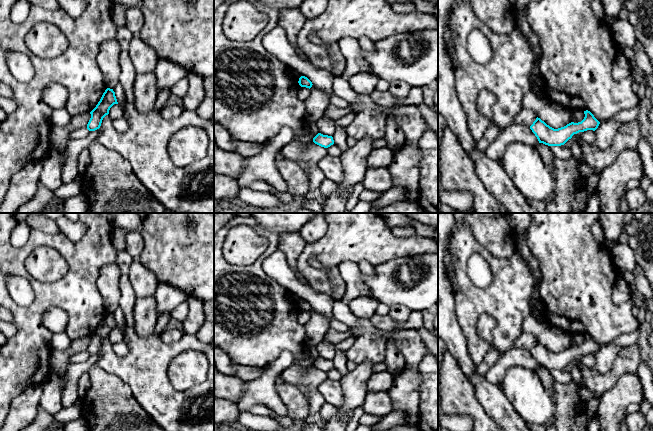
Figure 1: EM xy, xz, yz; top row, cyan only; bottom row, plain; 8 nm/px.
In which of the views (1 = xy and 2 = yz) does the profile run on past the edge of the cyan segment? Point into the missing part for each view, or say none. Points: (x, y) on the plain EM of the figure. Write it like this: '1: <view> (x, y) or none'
1: none
2: none

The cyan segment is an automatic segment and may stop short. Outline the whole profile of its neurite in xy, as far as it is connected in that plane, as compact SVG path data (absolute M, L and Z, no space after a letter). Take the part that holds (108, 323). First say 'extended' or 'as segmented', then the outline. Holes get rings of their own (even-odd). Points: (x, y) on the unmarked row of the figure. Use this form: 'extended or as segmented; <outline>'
as segmented; M107 312L96 331L90 336L91 342L87 348L87 353L89 355L99 353L103 342L109 338L109 334L114 328L118 328L115 316L113 313Z

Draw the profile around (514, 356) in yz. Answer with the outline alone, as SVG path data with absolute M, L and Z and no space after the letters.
M512 347L503 352L496 364L486 374L486 380L498 385L501 383L506 371L513 366L522 366L529 370L536 371L539 365L529 350Z

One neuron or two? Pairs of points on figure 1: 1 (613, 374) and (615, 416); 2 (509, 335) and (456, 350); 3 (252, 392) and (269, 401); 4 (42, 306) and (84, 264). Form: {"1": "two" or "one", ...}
{"1": "two", "2": "two", "3": "one", "4": "one"}

